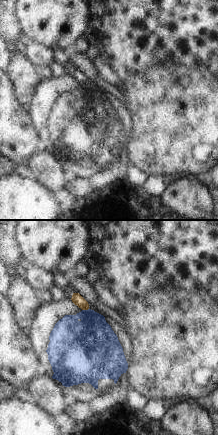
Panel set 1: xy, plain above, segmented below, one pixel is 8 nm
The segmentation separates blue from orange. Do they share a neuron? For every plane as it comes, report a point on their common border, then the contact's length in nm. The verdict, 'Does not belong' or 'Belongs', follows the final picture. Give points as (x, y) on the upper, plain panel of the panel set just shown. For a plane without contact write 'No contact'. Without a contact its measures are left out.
Touches blue at (85, 86). Shared border 60 nm.

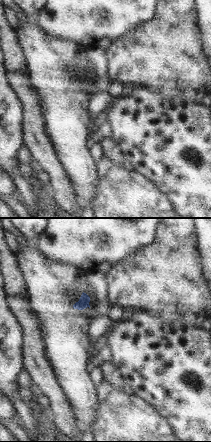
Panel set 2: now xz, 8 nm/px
No contact.

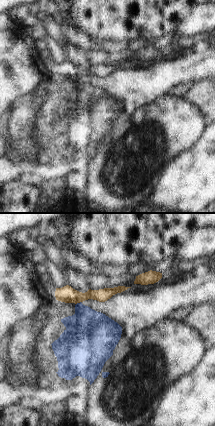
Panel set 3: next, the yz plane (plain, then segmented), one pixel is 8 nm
Touches blue at (78, 79). Shared border 50 nm.

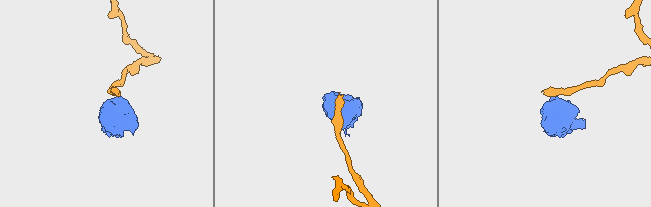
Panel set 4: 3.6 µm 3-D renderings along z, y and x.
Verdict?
Does not belong.

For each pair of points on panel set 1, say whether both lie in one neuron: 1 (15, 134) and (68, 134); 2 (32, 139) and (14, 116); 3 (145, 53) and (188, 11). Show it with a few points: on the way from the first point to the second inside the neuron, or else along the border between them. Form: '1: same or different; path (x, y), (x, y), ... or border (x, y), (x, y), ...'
1: different; border (36, 130), (41, 148)
2: same; path (26, 133), (15, 122)
3: same; path (149, 40), (170, 18), (175, 18)

